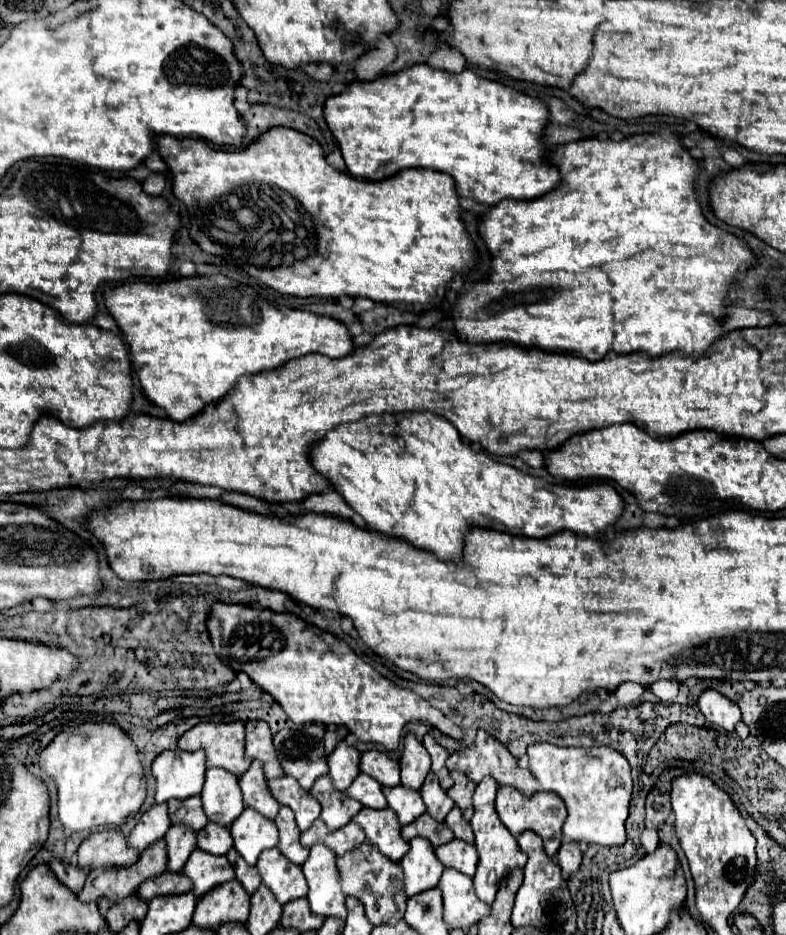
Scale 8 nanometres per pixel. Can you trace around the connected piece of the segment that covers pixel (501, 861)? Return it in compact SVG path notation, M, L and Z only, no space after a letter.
M486 777L478 783L476 793L474 793L474 817L470 821L474 835L476 835L476 849L478 849L478 855L480 855L478 869L476 869L476 875L474 875L474 889L476 889L478 897L482 901L486 901L488 905L494 901L498 885L510 873L510 869L526 865L526 855L520 851L516 837L510 835L510 831L506 831L506 827L502 827L502 821L498 819L498 813L496 813L496 807L494 807L496 791L498 791L498 783L490 777Z

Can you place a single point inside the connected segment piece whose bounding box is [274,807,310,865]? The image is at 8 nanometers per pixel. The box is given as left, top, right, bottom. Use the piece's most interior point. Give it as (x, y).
(289, 844)

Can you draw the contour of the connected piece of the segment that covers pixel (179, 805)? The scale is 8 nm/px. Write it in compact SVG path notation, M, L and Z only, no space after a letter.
M194 795L190 799L170 799L168 807L172 823L184 823L194 831L200 831L208 823L206 813L202 811L200 795Z

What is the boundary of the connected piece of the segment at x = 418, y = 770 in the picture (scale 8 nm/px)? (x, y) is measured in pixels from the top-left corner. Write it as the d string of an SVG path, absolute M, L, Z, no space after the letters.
M408 733L404 737L400 765L402 765L402 785L410 789L420 789L430 771L430 755L414 733Z

